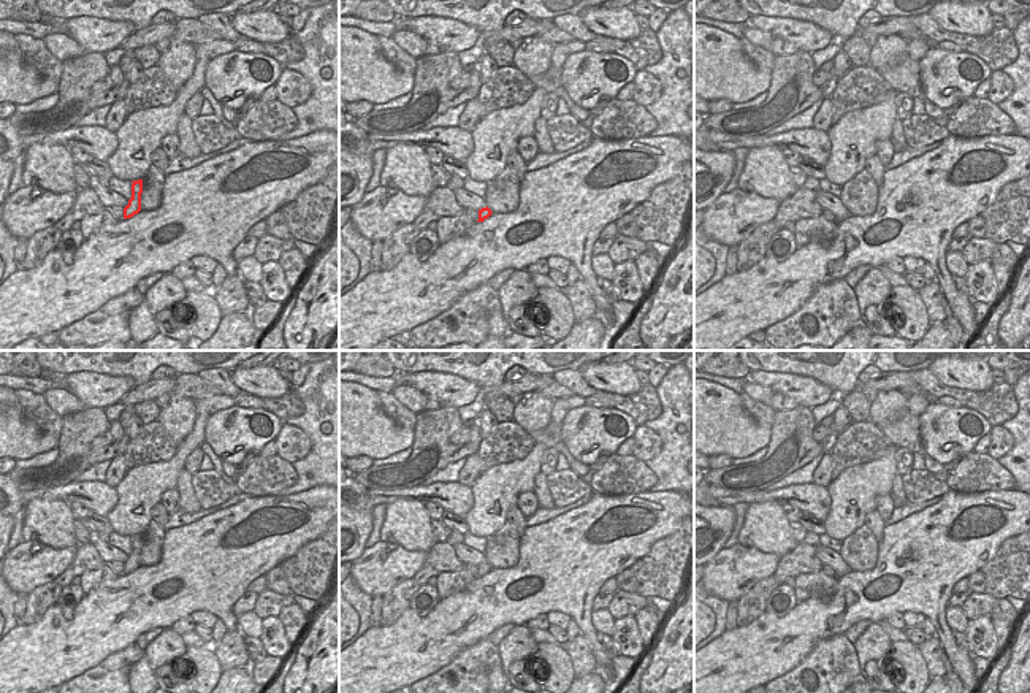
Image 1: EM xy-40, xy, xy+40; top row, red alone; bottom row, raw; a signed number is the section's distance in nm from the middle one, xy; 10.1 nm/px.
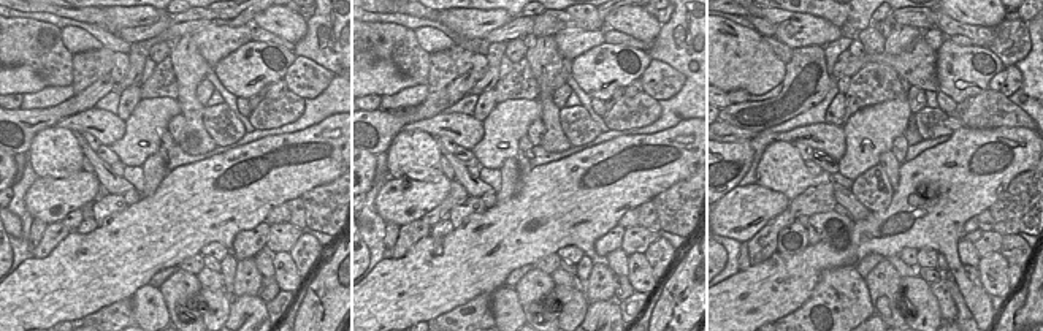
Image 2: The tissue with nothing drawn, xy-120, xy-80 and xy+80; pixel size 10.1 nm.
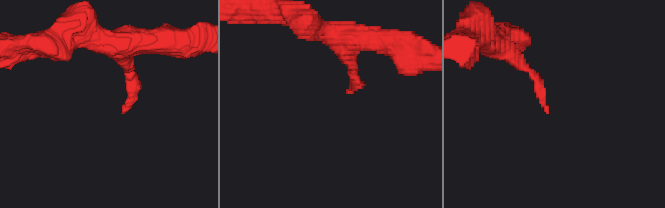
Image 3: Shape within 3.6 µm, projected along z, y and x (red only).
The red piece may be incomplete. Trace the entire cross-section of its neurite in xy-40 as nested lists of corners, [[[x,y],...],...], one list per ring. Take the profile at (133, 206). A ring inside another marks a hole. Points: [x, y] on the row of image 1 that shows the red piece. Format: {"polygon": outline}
{"polygon": [[[143,179],[132,181],[132,198],[124,208],[124,219],[130,219],[141,211],[141,193],[143,193]]]}

